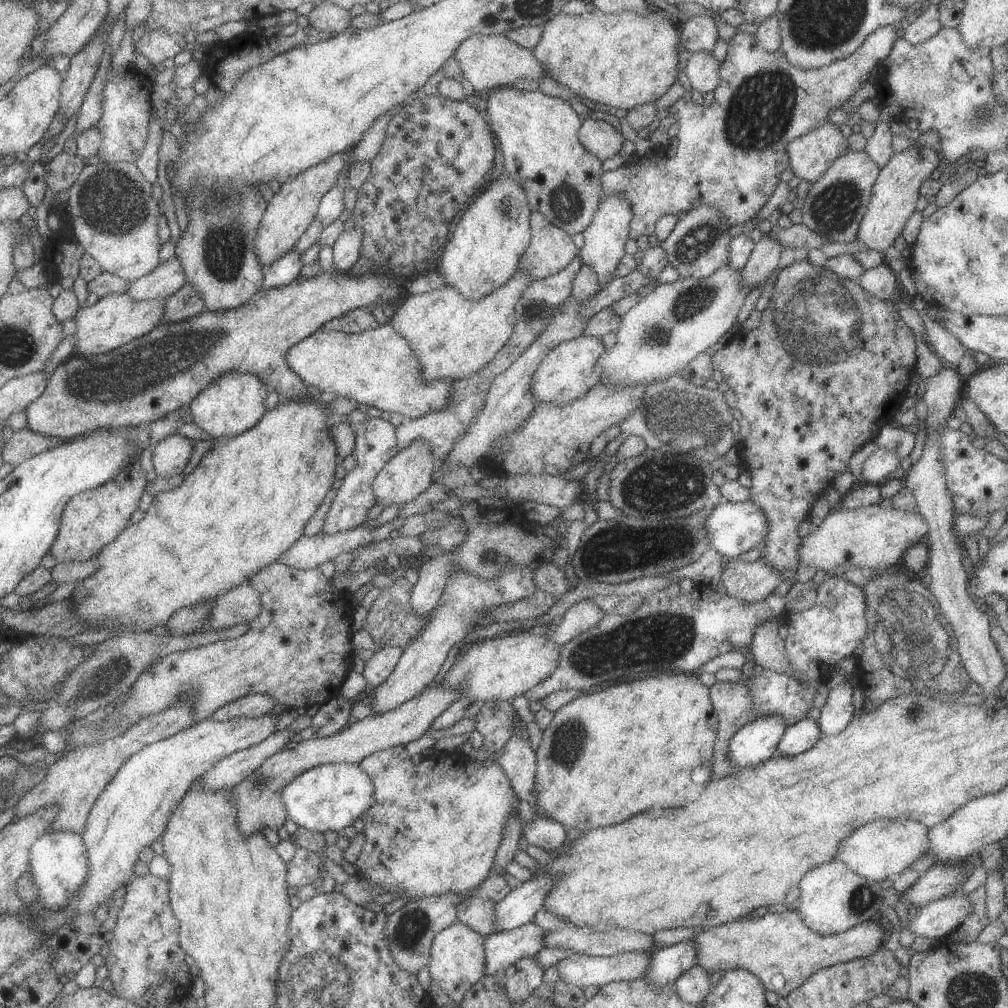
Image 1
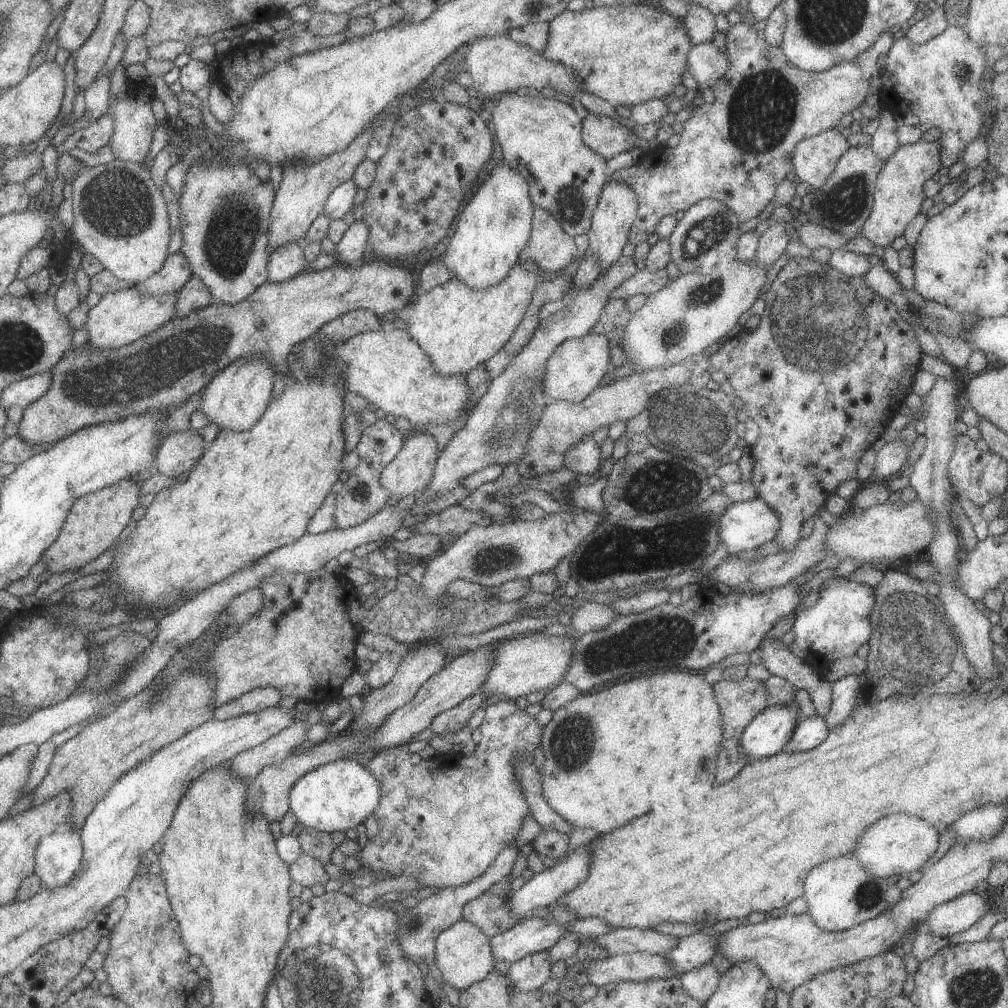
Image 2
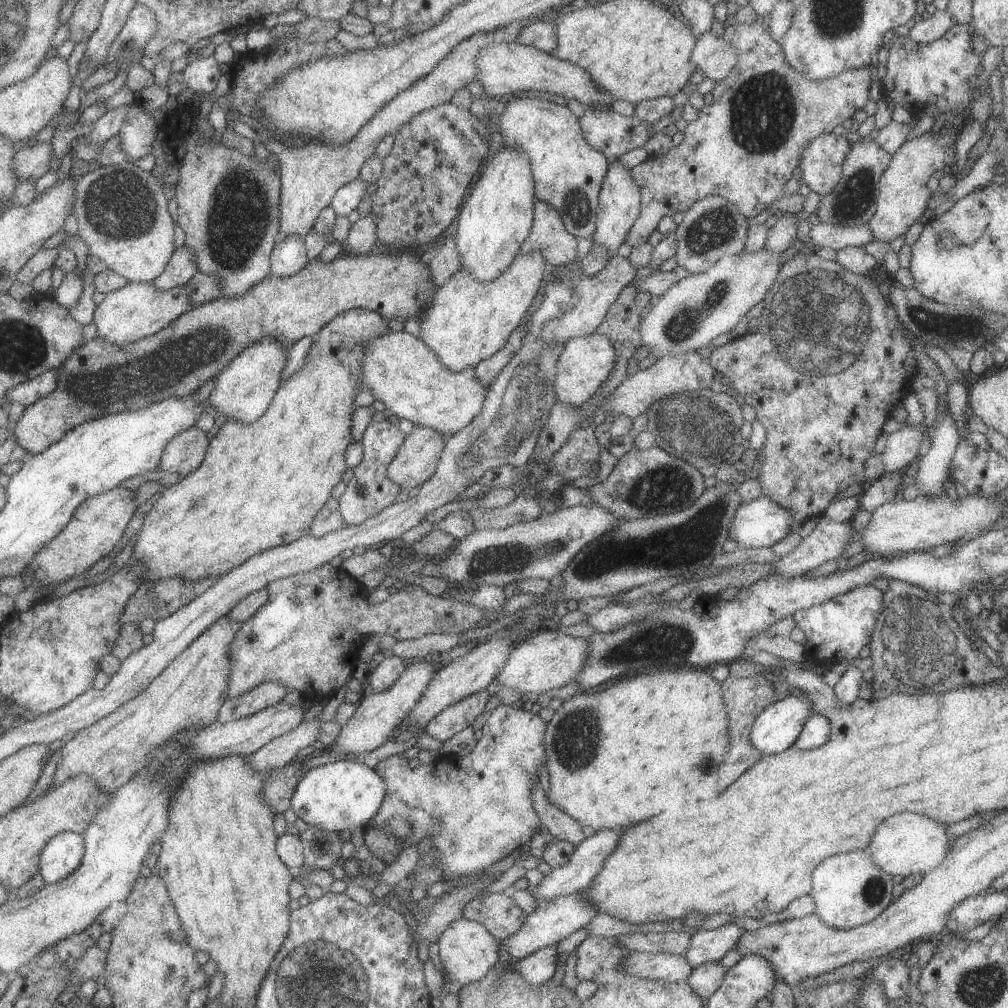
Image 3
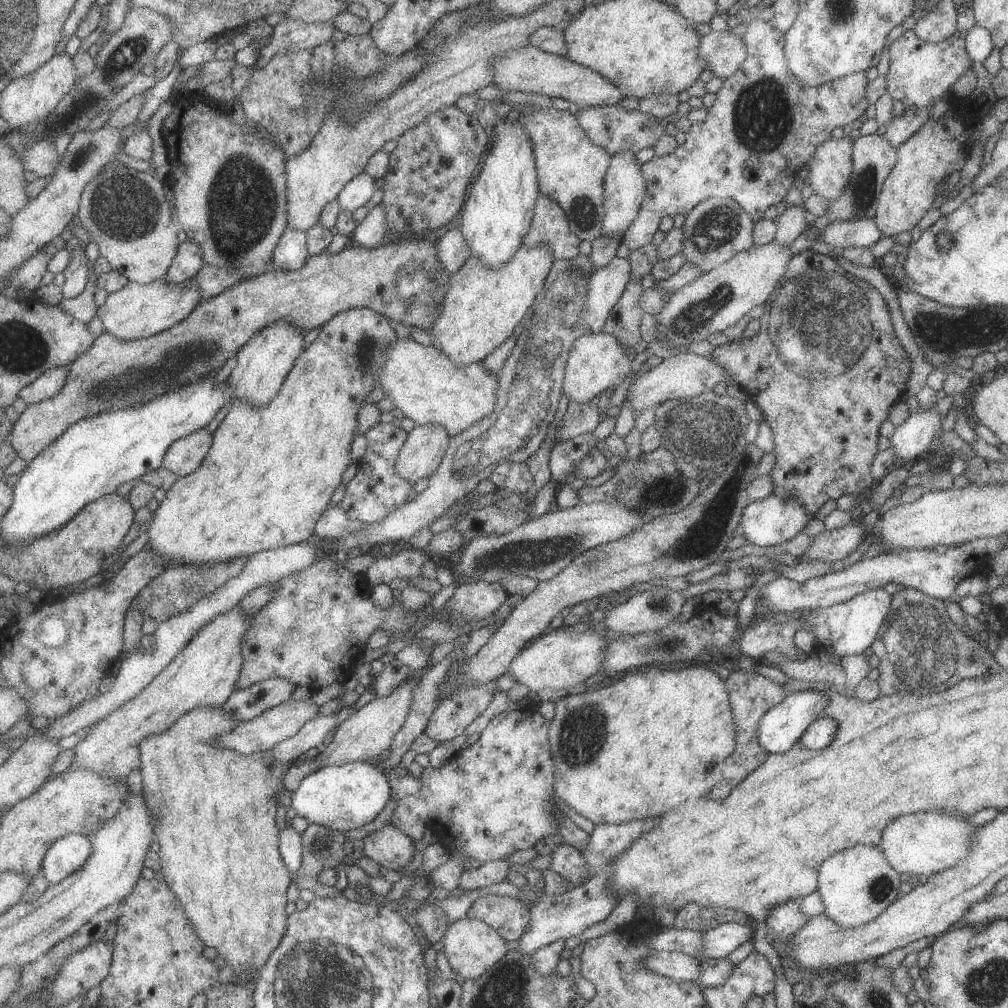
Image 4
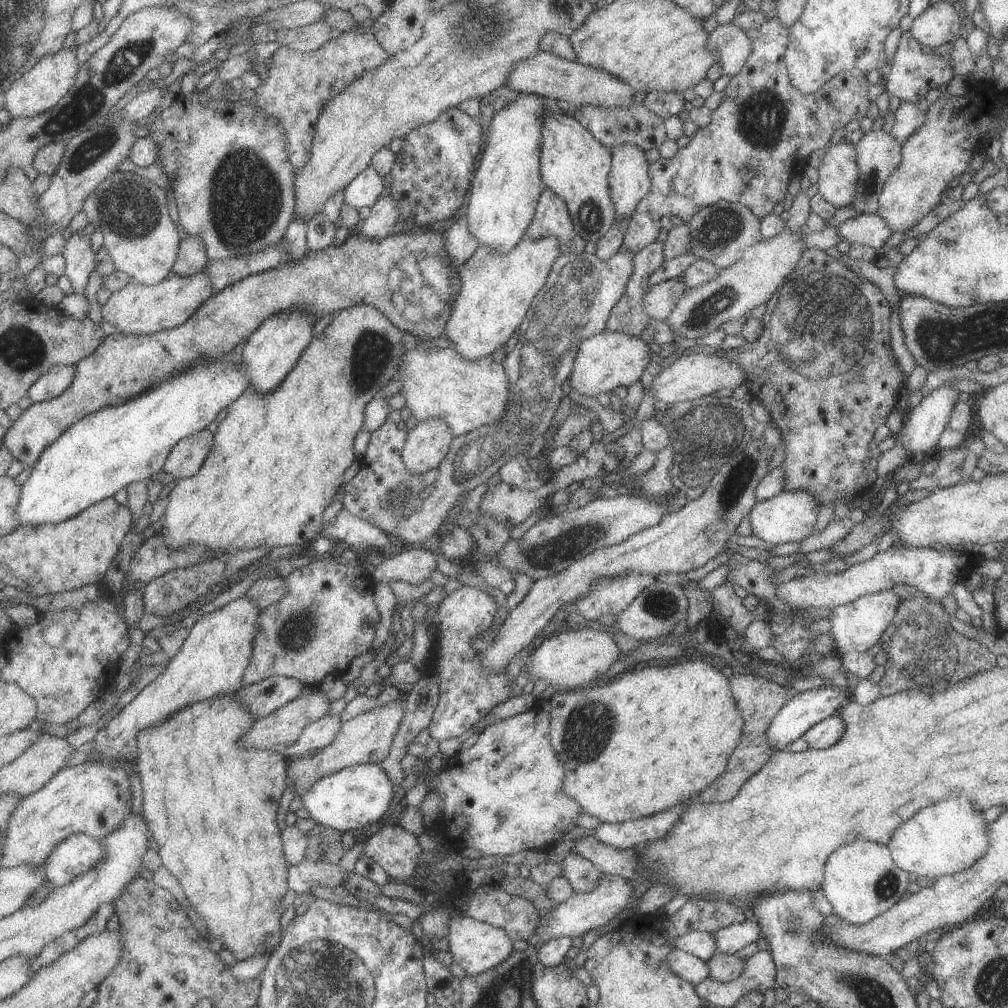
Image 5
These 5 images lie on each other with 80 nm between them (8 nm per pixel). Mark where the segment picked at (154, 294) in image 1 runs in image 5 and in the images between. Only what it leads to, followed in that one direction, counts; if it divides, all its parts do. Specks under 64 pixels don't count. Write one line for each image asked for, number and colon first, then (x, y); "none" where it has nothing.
2: (175, 273)
3: (181, 268)
4: (188, 261)
5: (192, 257)

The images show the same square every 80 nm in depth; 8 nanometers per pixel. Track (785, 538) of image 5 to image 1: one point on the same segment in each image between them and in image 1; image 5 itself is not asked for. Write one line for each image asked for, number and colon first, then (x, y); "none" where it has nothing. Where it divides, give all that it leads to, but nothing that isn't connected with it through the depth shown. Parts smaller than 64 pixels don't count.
1: (733, 528)
2: (745, 526)
3: (759, 523)
4: (771, 521)

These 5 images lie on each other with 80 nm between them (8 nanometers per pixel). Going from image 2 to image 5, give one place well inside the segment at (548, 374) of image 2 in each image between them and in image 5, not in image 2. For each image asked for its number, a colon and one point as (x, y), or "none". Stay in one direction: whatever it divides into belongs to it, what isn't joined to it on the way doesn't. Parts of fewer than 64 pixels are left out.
3: (587, 361)
4: (597, 362)
5: (605, 361)

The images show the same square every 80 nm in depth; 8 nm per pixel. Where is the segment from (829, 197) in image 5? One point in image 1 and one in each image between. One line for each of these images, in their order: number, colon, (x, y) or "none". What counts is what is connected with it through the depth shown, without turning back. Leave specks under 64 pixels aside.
1: (811, 155)
2: (813, 159)
3: (821, 165)
4: (831, 163)

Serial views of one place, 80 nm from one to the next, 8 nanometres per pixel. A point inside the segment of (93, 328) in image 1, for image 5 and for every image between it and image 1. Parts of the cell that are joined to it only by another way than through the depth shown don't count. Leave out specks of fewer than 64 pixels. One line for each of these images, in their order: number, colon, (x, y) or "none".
2: (121, 317)
3: (139, 310)
4: (137, 311)
5: (137, 309)

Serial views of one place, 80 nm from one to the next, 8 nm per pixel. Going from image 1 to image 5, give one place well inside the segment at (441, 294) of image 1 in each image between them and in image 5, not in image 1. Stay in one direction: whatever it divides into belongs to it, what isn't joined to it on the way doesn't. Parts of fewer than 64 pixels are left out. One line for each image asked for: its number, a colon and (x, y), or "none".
2: (459, 329)
3: (467, 322)
4: (482, 306)
5: (497, 289)

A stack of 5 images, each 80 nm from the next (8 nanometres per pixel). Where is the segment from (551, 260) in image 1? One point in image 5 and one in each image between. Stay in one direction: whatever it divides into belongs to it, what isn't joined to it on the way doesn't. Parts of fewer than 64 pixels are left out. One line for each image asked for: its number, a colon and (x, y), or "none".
2: (550, 247)
3: (548, 236)
4: (550, 226)
5: (552, 218)

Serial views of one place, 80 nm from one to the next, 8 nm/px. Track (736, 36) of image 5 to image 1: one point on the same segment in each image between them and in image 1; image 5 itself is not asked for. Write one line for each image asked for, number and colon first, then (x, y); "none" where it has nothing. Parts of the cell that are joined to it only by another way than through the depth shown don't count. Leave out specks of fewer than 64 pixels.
1: (702, 70)
2: (707, 63)
3: (713, 56)
4: (723, 52)

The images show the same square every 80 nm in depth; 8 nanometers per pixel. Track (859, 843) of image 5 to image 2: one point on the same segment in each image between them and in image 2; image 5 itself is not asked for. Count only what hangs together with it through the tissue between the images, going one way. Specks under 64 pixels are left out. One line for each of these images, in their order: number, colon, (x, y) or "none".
2: (841, 893)
3: (849, 890)
4: (856, 885)

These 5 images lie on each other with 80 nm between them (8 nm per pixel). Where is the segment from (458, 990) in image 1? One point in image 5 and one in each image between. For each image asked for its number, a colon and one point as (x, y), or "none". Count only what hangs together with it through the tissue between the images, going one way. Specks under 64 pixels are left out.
2: (463, 957)
3: (468, 951)
4: (471, 947)
5: (476, 946)

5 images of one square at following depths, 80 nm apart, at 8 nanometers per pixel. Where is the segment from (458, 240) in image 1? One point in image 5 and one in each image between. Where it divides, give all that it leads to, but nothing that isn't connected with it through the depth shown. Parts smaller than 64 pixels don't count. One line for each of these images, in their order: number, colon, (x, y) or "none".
2: (494, 228)
3: (498, 216)
4: (499, 212)
5: (506, 186)

